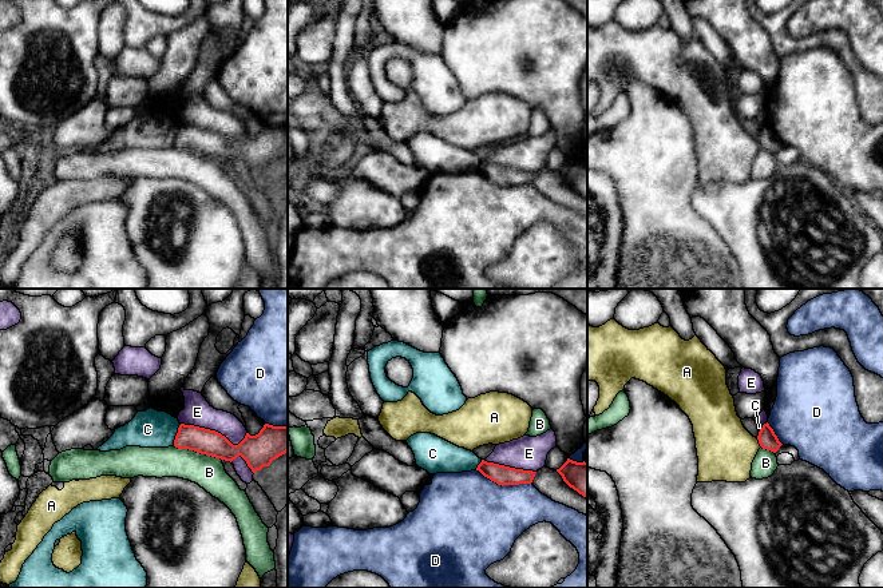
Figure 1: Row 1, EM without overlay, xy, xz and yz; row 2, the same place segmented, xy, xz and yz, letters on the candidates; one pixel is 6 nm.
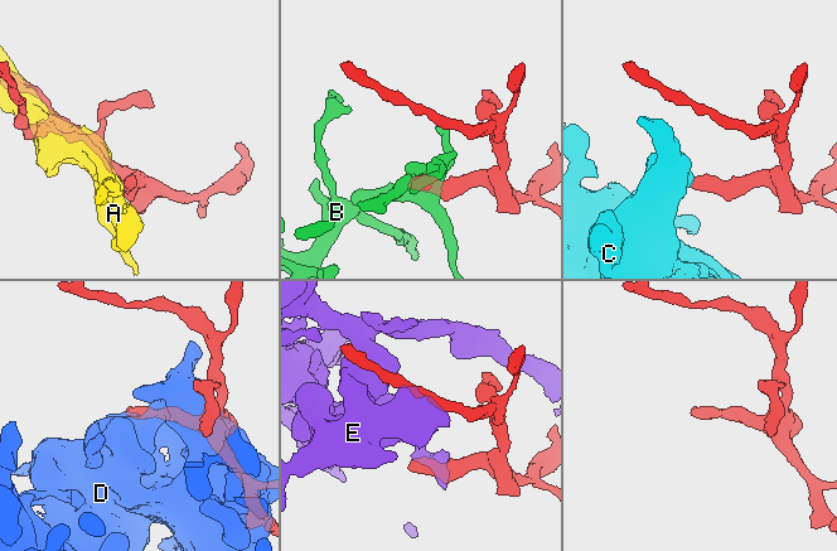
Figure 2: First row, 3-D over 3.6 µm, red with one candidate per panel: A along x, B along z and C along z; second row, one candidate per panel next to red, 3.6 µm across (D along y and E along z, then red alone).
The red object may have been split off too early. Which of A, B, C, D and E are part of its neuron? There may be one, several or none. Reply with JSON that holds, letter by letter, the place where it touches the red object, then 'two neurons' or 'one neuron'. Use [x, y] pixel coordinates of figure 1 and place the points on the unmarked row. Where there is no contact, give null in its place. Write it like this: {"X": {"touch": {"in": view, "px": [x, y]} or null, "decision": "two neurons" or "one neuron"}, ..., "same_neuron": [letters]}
{"A": {"touch": {"in": "yz", "px": [759, 143]}, "decision": "two neurons"}, "B": {"touch": {"in": "xy", "px": [197, 153]}, "decision": "two neurons"}, "C": {"touch": {"in": "xy", "px": [177, 135]}, "decision": "two neurons"}, "D": {"touch": {"in": "xz", "px": [503, 185]}, "decision": "two neurons"}, "E": {"touch": {"in": "xy", "px": [214, 131]}, "decision": "two neurons"}, "same_neuron": []}

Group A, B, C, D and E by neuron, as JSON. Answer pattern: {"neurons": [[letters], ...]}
{"neurons": [["A"], ["B"], ["C"], ["D"], ["E"]]}

